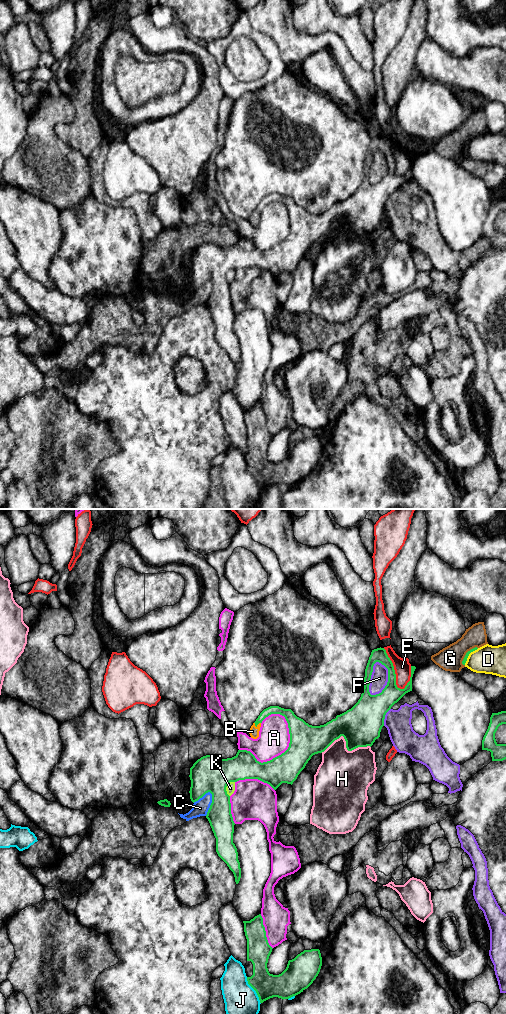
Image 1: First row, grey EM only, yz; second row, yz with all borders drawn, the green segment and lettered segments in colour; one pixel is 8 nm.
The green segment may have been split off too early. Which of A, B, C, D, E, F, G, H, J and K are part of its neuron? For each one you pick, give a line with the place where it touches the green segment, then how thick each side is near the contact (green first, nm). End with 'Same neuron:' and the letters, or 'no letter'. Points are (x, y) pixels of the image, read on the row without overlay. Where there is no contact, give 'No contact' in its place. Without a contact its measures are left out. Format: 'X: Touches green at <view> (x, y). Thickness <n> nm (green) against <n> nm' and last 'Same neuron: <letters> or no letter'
B: Touches green at yz (257, 212). Thickness 70 nm (green) against 80 nm
Same neuron: B

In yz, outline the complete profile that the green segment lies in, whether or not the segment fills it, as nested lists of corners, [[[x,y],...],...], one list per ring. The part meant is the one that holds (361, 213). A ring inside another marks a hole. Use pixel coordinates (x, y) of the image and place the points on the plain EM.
[[[384,136],[372,138],[369,145],[364,165],[364,176],[358,190],[346,200],[337,203],[335,207],[324,213],[312,214],[303,207],[297,205],[291,197],[284,197],[279,194],[270,194],[264,197],[249,218],[251,226],[257,227],[262,209],[271,202],[280,202],[285,205],[290,222],[288,237],[281,243],[267,250],[259,250],[255,244],[247,238],[238,238],[232,246],[219,247],[212,243],[206,243],[198,247],[190,256],[190,287],[194,291],[202,286],[206,281],[212,282],[212,291],[207,300],[208,307],[214,324],[216,326],[216,340],[218,344],[227,352],[233,360],[236,372],[241,366],[240,350],[238,340],[233,331],[234,309],[231,302],[230,284],[227,282],[226,275],[230,270],[237,270],[245,267],[258,267],[269,272],[276,278],[282,271],[293,272],[300,260],[305,256],[308,249],[315,242],[324,240],[335,228],[341,224],[346,229],[346,236],[352,239],[358,235],[372,234],[376,227],[380,225],[380,220],[384,214],[386,201],[397,191],[406,181],[412,179],[412,165],[416,155],[411,154],[411,165],[404,177],[396,173],[396,162],[394,154]],[[376,150],[381,151],[388,157],[388,170],[381,181],[371,183],[369,180],[370,167],[373,154]]]

